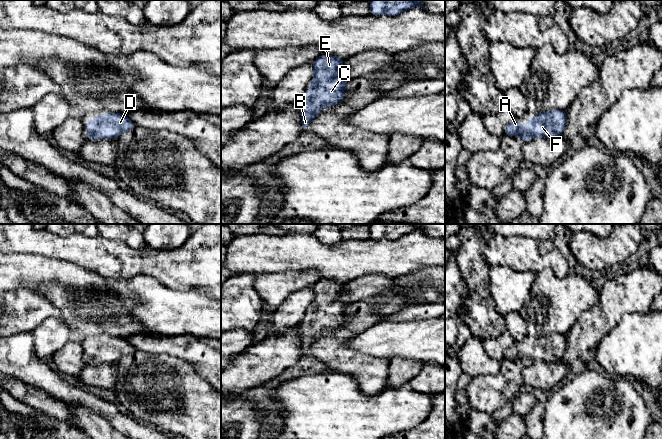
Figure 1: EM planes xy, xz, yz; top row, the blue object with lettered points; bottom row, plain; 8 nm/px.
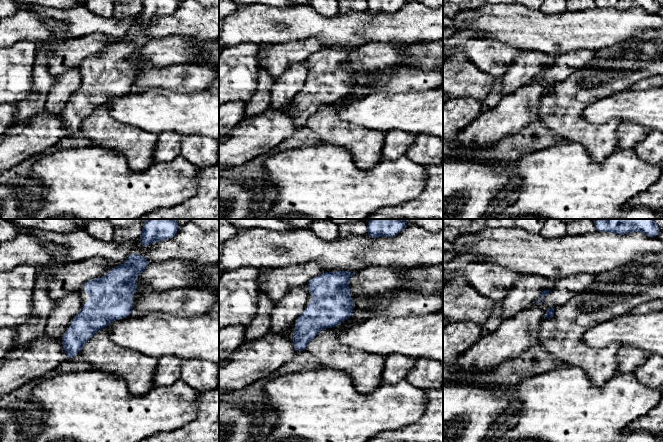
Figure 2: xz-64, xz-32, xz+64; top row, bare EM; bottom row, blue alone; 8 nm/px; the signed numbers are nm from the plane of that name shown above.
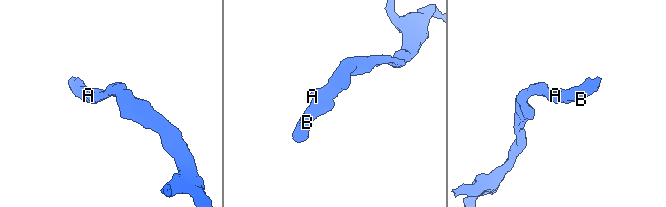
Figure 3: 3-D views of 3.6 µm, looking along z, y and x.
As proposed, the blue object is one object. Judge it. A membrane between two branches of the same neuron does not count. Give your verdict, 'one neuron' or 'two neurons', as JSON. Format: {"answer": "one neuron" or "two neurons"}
{"answer": "one neuron"}

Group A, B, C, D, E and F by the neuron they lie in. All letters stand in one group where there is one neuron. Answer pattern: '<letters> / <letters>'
A B C D E F

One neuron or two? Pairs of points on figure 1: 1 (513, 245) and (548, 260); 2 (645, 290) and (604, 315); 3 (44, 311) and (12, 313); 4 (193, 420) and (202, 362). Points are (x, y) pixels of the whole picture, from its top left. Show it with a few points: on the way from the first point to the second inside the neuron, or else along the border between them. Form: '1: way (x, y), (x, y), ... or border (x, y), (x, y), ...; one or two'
1: way (522, 254), (536, 255), (539, 258); one
2: way (635, 290), (625, 294), (614, 305); one
3: way (36, 311), (20, 311); one
4: border (182, 360), (190, 363), (210, 384); two

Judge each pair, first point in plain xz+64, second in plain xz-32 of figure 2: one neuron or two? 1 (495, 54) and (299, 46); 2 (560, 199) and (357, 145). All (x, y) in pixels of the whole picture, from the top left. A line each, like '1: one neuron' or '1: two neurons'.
1: one neuron
2: two neurons

